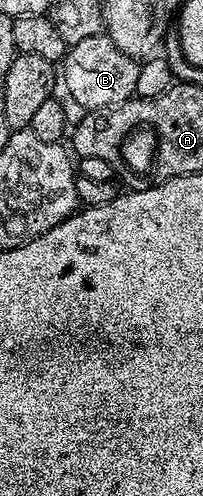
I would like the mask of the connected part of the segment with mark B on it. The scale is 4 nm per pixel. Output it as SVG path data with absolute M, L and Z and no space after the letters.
M106 33L95 37L83 37L83 41L72 44L65 52L63 70L66 73L70 95L86 111L100 107L114 107L134 98L139 81L139 63L119 49L112 37Z

